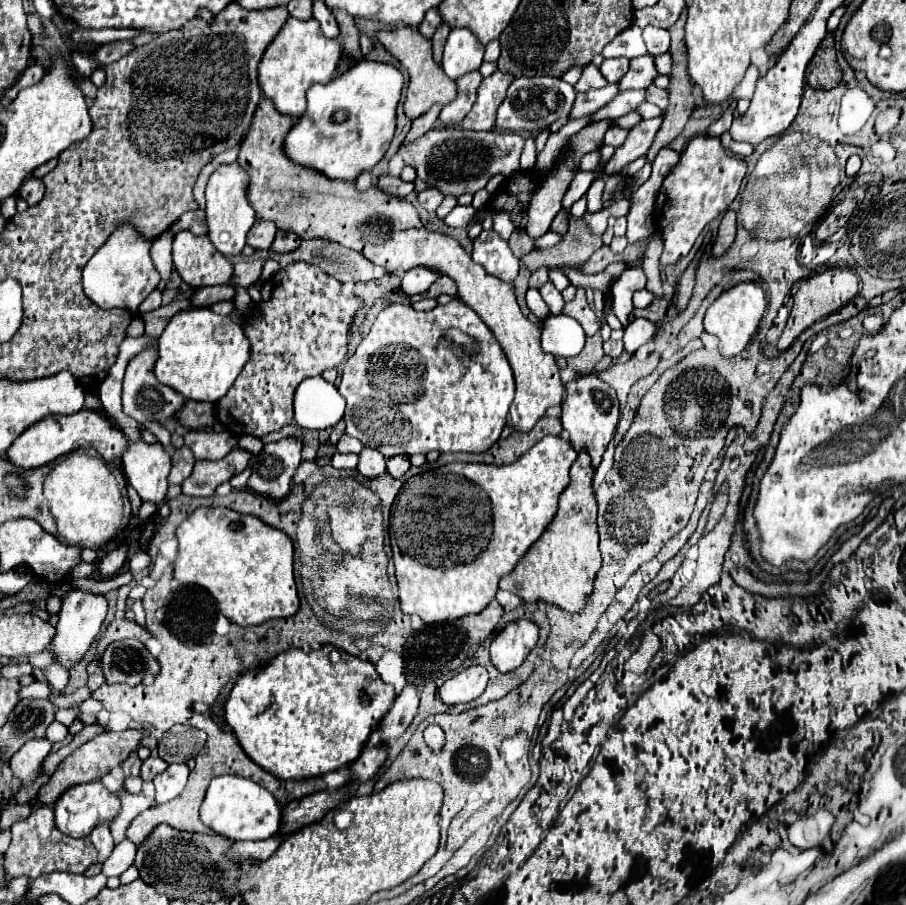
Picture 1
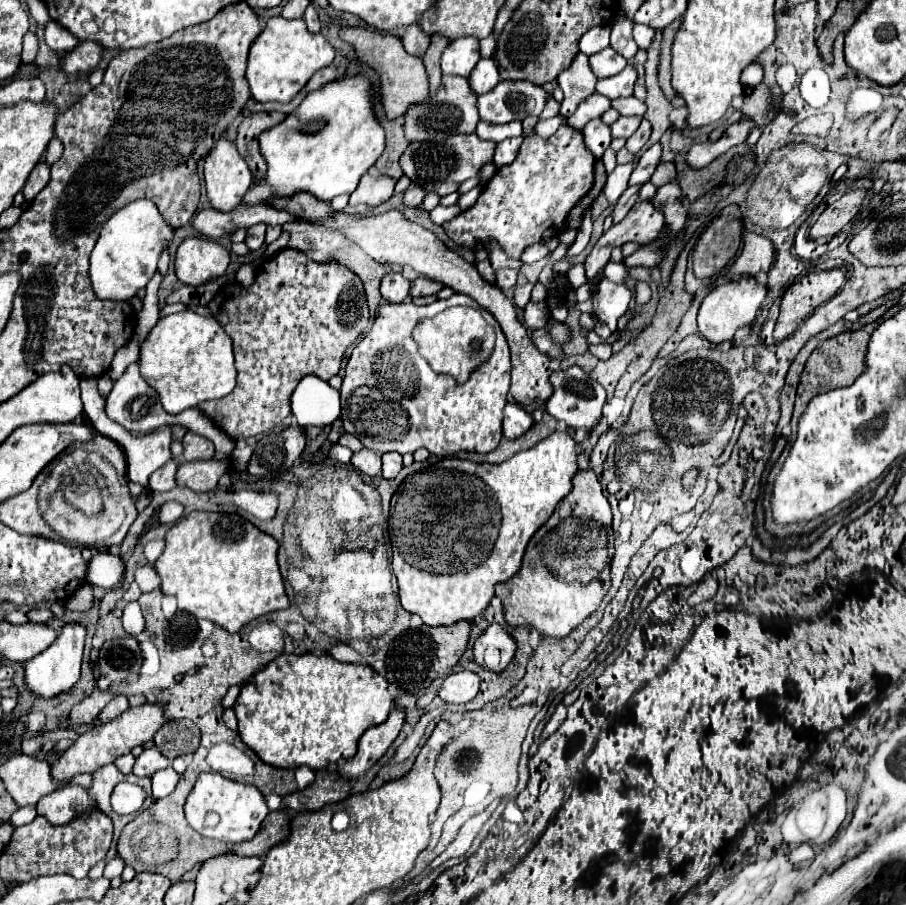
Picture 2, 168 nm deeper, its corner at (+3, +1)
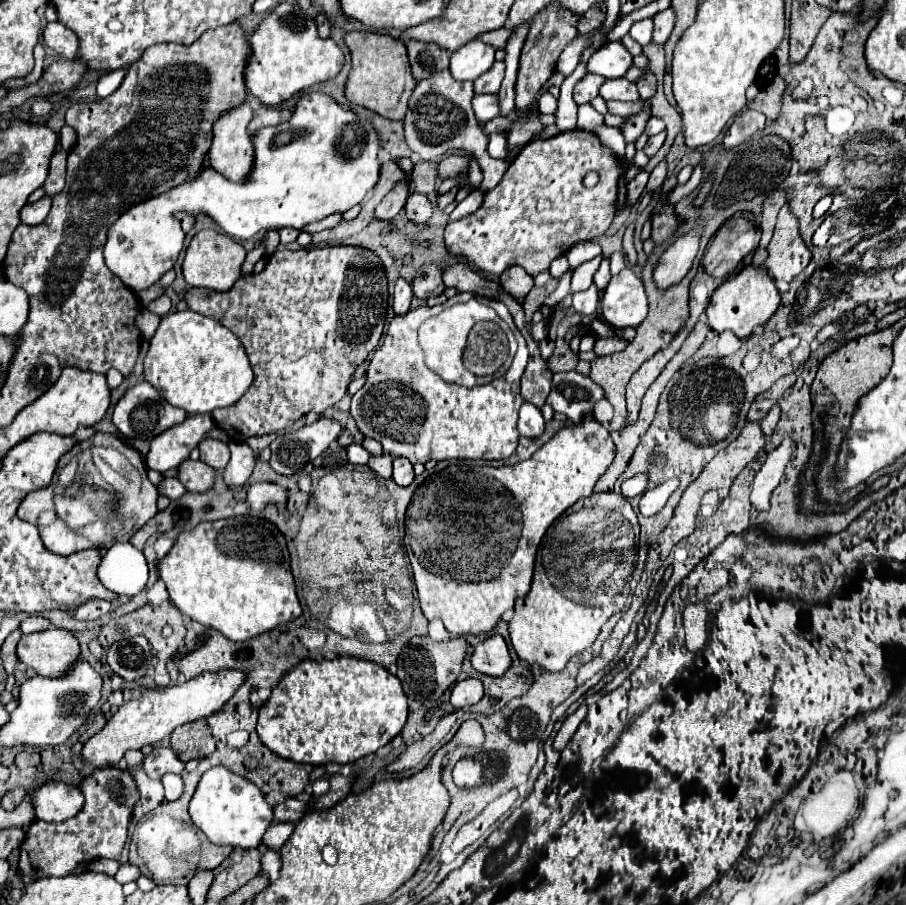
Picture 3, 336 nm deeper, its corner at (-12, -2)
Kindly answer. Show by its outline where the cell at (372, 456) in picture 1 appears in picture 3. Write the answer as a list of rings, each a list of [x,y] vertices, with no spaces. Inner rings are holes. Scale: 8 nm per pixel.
[[[384,453],[384,455],[378,455],[378,457],[370,457],[368,467],[370,467],[374,473],[378,473],[380,477],[388,479],[388,477],[392,475],[392,457],[386,455],[386,453]]]

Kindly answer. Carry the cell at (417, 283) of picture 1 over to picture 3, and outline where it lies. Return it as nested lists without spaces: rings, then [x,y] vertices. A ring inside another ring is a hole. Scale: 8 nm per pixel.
[[[400,277],[396,281],[396,287],[394,287],[394,305],[392,305],[394,311],[396,311],[396,315],[402,315],[402,313],[406,313],[410,309],[412,297],[414,297],[412,285],[404,277]]]

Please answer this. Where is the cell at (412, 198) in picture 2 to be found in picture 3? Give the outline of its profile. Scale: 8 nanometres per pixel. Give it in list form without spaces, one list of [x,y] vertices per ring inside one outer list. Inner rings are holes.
[[[412,193],[406,201],[406,215],[408,219],[412,219],[414,223],[428,223],[430,215],[432,215],[432,205],[428,201],[426,195],[420,193]]]

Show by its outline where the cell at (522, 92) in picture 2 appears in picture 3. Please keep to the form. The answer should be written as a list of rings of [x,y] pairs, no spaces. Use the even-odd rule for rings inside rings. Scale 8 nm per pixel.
[[[476,95],[476,99],[472,99],[472,107],[476,111],[476,117],[482,123],[486,123],[500,115],[500,97],[498,95]]]

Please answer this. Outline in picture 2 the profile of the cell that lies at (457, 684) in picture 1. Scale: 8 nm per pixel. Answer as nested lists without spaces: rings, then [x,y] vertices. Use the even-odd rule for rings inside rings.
[[[457,672],[449,674],[441,688],[439,698],[449,704],[467,704],[479,692],[479,676],[475,672]]]

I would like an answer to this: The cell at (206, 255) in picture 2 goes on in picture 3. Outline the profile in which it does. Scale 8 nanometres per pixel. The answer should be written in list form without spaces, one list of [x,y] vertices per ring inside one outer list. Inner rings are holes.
[[[204,229],[192,237],[192,241],[186,249],[182,273],[184,273],[184,279],[190,287],[228,291],[236,283],[236,279],[240,277],[240,267],[244,263],[244,257],[246,257],[246,251],[238,241],[234,241],[232,237],[228,237],[224,233]]]

